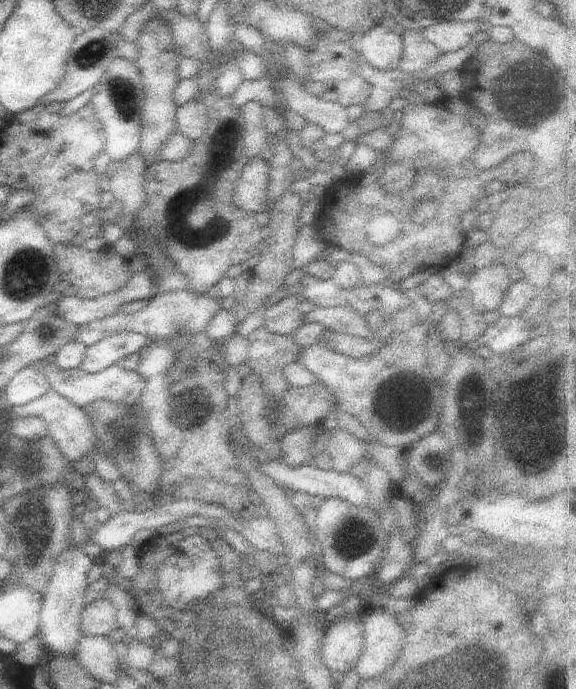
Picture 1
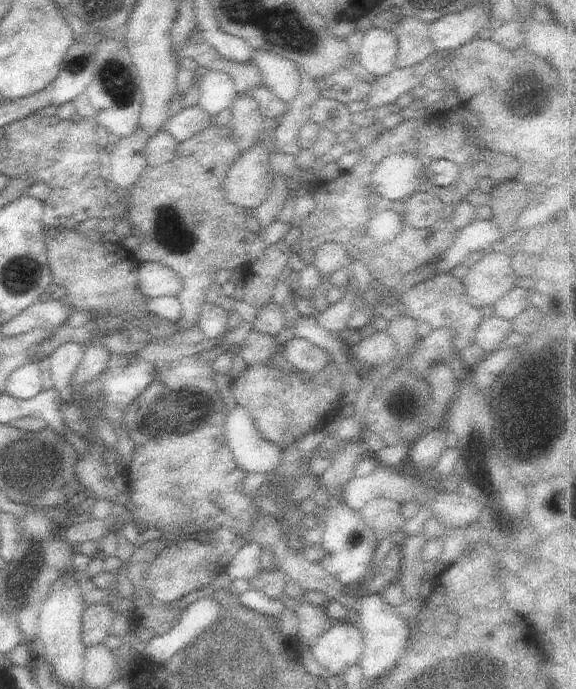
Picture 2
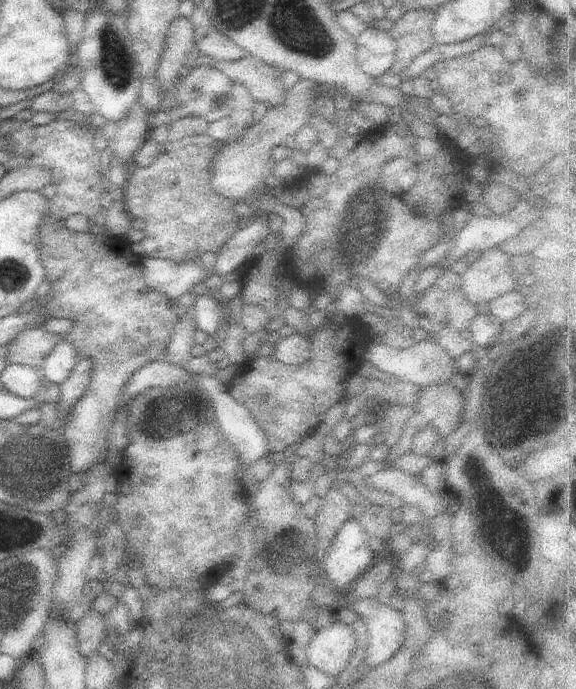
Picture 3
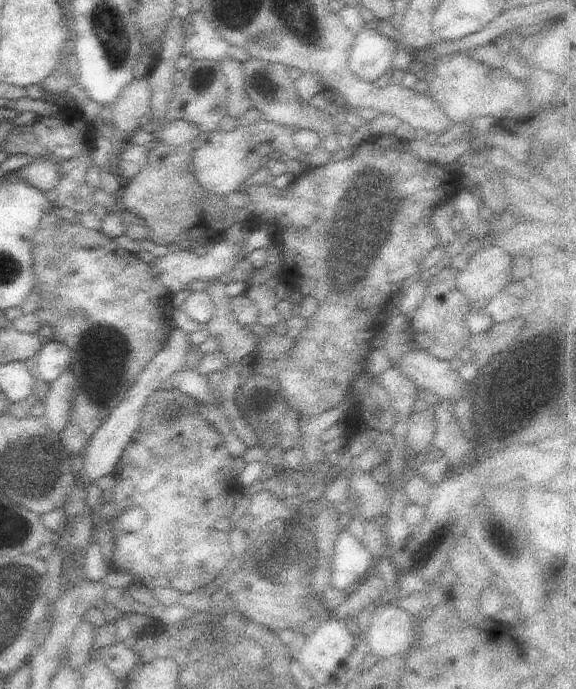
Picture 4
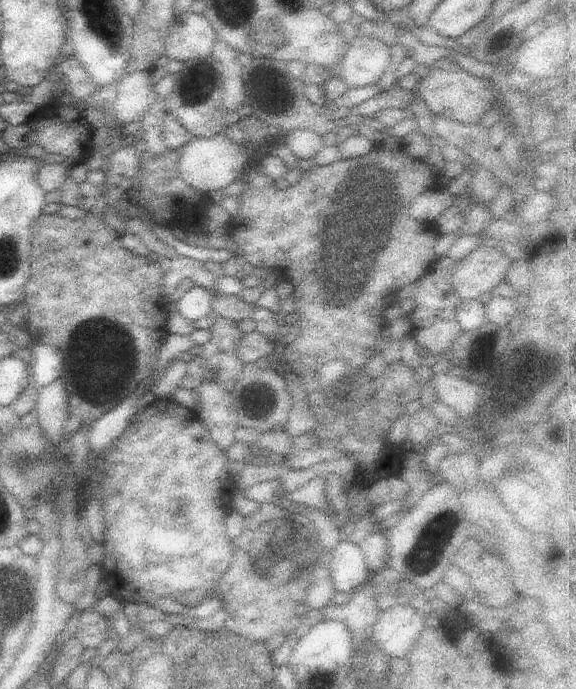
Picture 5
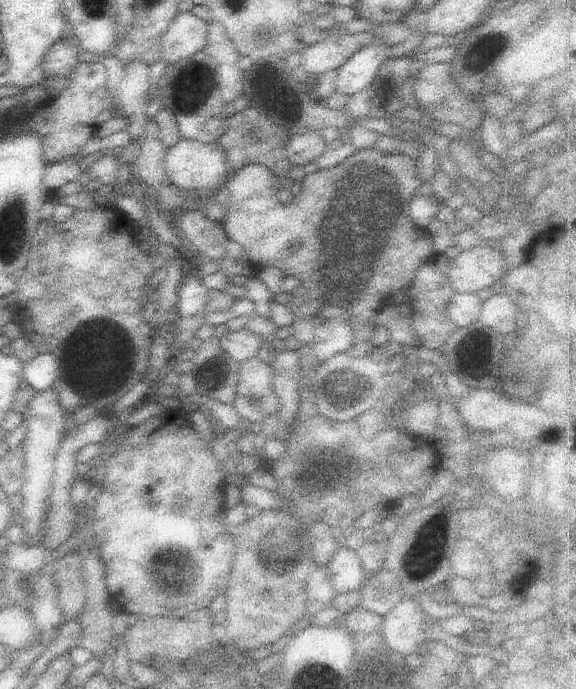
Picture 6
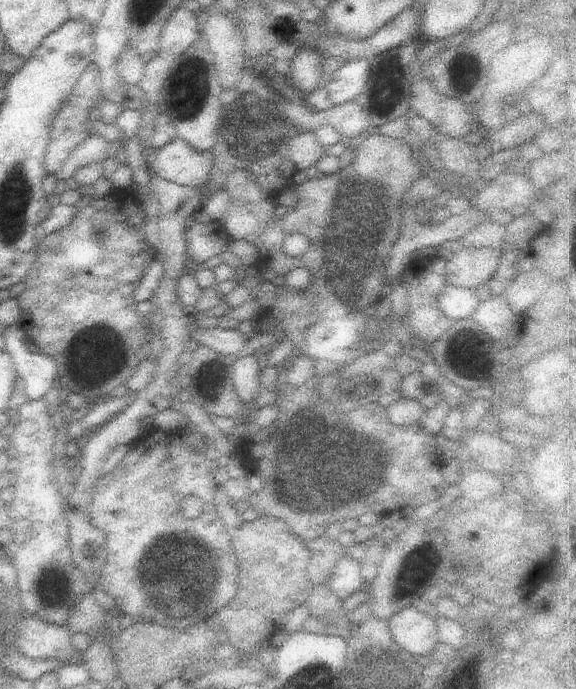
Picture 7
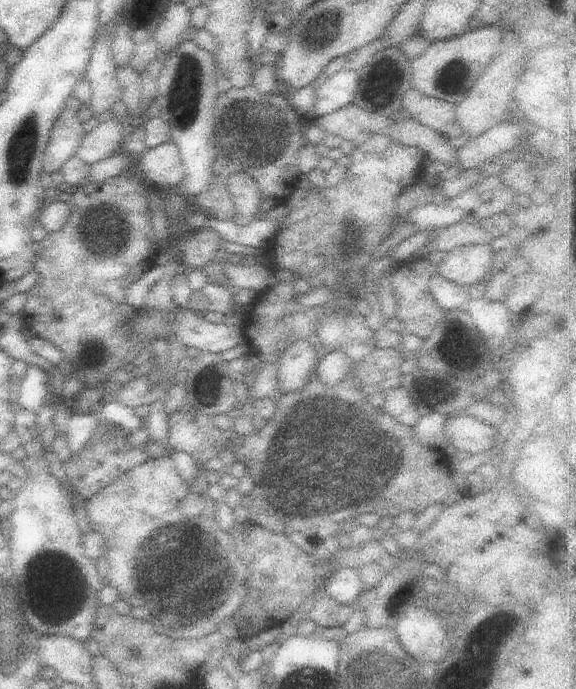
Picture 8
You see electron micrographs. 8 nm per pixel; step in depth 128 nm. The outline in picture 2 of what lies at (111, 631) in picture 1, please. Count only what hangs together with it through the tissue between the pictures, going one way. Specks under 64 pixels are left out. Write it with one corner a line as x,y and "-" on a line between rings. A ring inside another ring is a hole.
110,602
89,605
81,617
81,638
84,647
103,643
111,634
111,619
115,609

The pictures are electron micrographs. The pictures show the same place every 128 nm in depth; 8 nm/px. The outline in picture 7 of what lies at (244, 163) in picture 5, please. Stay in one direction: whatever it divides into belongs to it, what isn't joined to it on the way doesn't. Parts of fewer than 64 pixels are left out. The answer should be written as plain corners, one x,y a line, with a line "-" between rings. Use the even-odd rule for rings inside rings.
176,136
156,150
150,160
150,171
175,185
202,188
211,165
211,152
198,151

